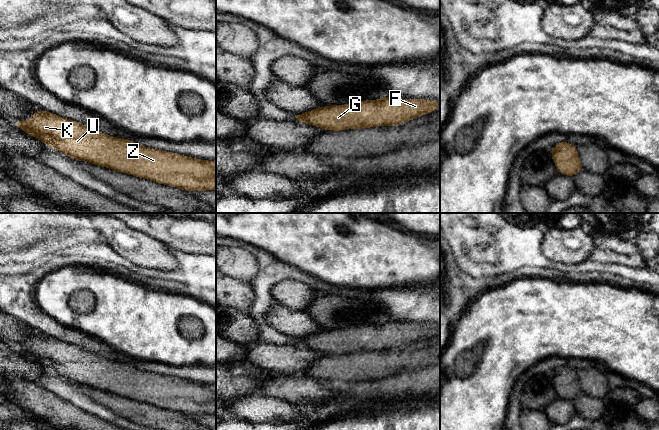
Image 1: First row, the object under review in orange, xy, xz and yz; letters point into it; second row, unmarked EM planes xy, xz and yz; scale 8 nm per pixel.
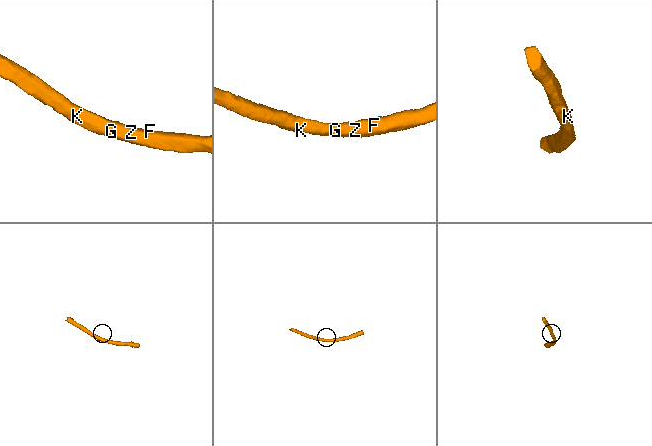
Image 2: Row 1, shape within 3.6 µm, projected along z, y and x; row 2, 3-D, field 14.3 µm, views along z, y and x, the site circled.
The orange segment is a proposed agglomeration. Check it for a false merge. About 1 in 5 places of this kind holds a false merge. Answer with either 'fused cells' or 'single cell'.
single cell

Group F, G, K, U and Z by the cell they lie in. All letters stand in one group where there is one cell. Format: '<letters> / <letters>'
F G K U Z

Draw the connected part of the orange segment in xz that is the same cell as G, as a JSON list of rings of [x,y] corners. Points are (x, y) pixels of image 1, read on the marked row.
[[[383,97],[346,105],[324,106],[295,115],[298,121],[324,130],[395,126],[431,113],[439,108],[437,101]]]

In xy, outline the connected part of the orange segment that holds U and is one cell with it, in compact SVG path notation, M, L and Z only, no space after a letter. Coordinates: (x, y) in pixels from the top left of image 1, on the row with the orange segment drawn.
M46 110L33 113L29 121L16 121L14 124L46 146L77 161L86 161L156 183L181 188L187 192L216 189L216 161L199 160L141 146L129 139L109 136Z

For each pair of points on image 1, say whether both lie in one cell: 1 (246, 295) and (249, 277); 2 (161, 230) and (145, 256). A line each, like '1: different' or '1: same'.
1: different
2: different

